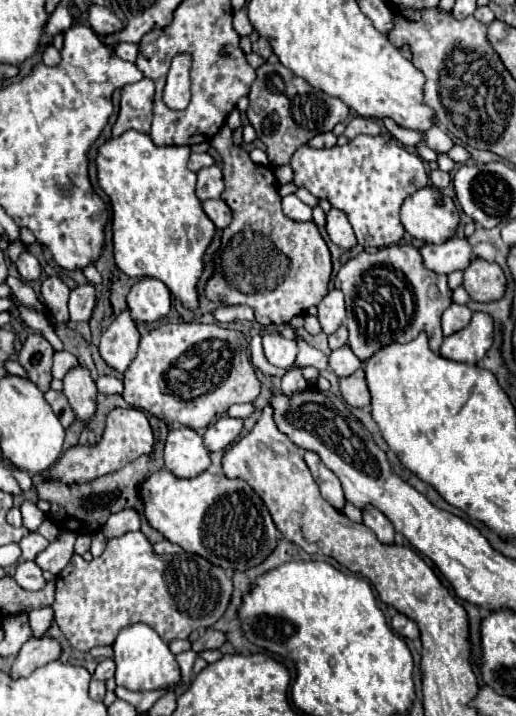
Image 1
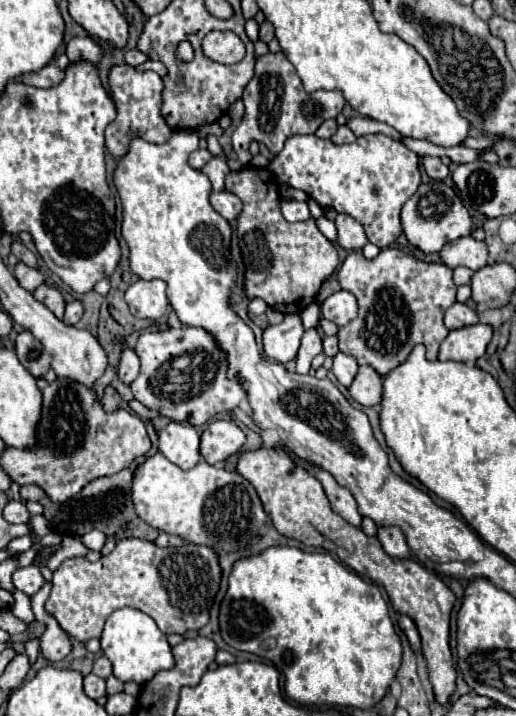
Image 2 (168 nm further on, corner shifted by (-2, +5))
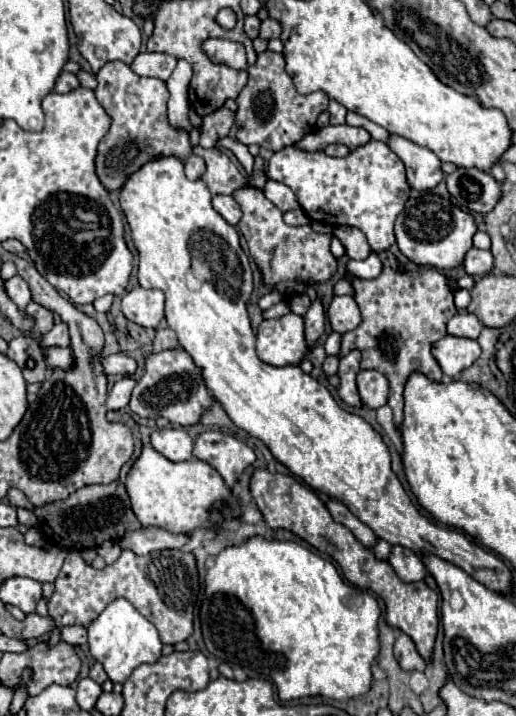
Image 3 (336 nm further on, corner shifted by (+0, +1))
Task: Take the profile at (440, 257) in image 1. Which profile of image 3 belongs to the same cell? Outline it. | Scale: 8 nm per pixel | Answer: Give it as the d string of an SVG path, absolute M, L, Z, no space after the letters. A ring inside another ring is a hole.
M471 248L463 258L463 268L471 276L485 276L493 270L493 256L489 250Z

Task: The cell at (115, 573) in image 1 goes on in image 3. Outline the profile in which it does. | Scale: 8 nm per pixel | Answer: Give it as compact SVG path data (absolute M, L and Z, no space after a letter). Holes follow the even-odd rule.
M71 550L65 558L65 564L55 580L55 592L47 602L49 616L55 620L59 628L65 626L83 626L89 628L93 620L105 610L109 602L115 598L129 600L149 622L159 630L163 644L177 644L187 640L193 634L193 610L195 600L199 596L199 572L197 560L191 552L163 556L163 552L155 554L135 554L133 550L123 550L119 560L97 570L83 562L77 550Z

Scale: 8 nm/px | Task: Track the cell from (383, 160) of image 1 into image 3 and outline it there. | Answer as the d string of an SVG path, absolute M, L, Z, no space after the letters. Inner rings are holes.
M377 140L357 146L343 158L327 156L323 150L305 152L285 146L269 158L267 176L287 184L311 220L333 228L347 224L363 230L373 252L389 250L395 244L393 224L411 194L405 164L385 142Z

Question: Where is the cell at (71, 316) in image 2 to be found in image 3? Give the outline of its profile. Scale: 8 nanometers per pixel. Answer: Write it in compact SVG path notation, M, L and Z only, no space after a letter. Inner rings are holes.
M57 322L53 326L53 330L49 330L45 336L43 336L43 344L45 346L51 346L51 344L57 344L57 346L67 346L69 344L69 328L65 322Z

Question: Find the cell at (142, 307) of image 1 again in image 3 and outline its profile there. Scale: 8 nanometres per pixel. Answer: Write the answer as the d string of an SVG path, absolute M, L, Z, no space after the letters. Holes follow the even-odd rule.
M137 286L123 296L121 310L131 322L145 328L157 328L163 320L163 304L165 296L161 290L145 290Z

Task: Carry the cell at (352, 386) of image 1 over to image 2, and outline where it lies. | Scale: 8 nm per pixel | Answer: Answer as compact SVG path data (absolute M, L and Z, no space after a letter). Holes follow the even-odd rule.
M359 366L359 372L349 388L349 394L361 406L377 406L383 396L381 376L371 366Z

